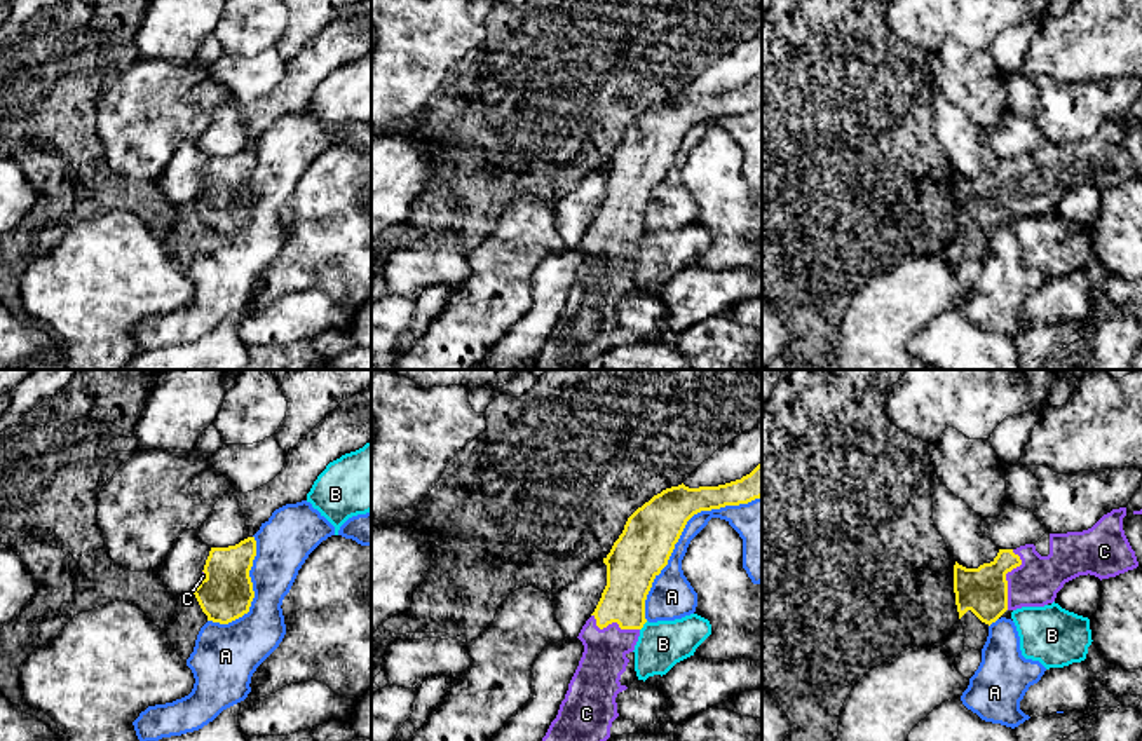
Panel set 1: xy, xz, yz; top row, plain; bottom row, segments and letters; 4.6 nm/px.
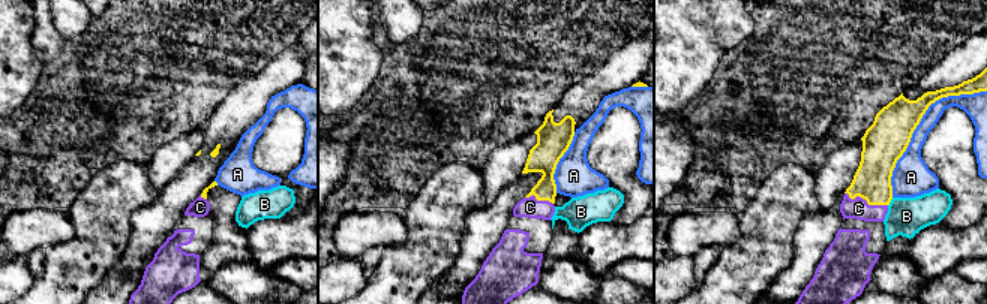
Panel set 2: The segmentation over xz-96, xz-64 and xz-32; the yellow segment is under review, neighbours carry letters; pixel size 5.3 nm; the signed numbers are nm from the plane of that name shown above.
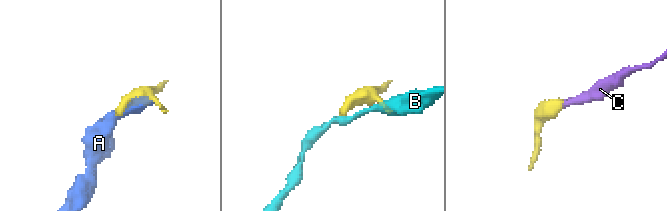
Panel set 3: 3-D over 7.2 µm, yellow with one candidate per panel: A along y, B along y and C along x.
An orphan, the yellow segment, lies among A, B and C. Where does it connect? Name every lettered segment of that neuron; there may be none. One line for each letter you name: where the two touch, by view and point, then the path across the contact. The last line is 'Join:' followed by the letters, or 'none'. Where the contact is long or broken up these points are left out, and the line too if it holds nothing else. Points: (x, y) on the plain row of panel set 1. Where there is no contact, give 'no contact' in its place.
C: yz (1005, 187) | across yz (984, 199), (994, 197), (1005, 187), (1038, 189)
Join: C

